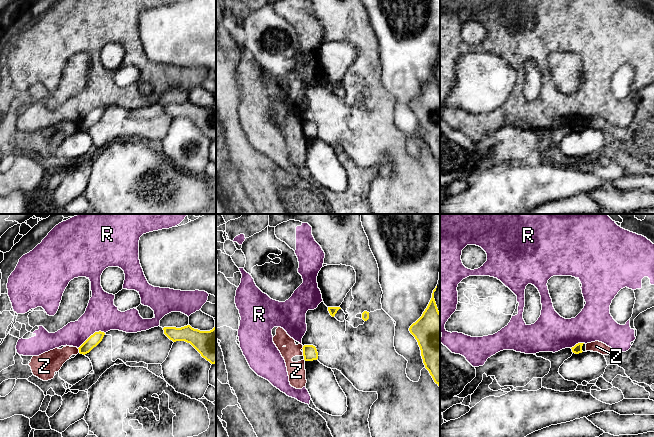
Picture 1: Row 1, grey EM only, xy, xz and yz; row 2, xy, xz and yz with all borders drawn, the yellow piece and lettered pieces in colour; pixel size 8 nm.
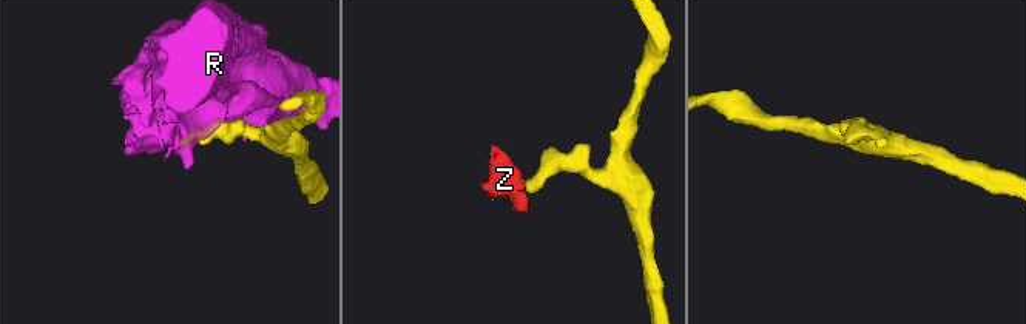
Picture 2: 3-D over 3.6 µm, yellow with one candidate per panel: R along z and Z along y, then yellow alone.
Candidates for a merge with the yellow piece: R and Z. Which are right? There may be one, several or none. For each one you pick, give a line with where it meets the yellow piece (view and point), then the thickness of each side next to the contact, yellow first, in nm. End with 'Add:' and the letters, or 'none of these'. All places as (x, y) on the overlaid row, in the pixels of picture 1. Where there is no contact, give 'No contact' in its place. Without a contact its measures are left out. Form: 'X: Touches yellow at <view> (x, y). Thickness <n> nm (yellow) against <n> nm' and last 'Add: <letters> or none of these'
Add: none of these

